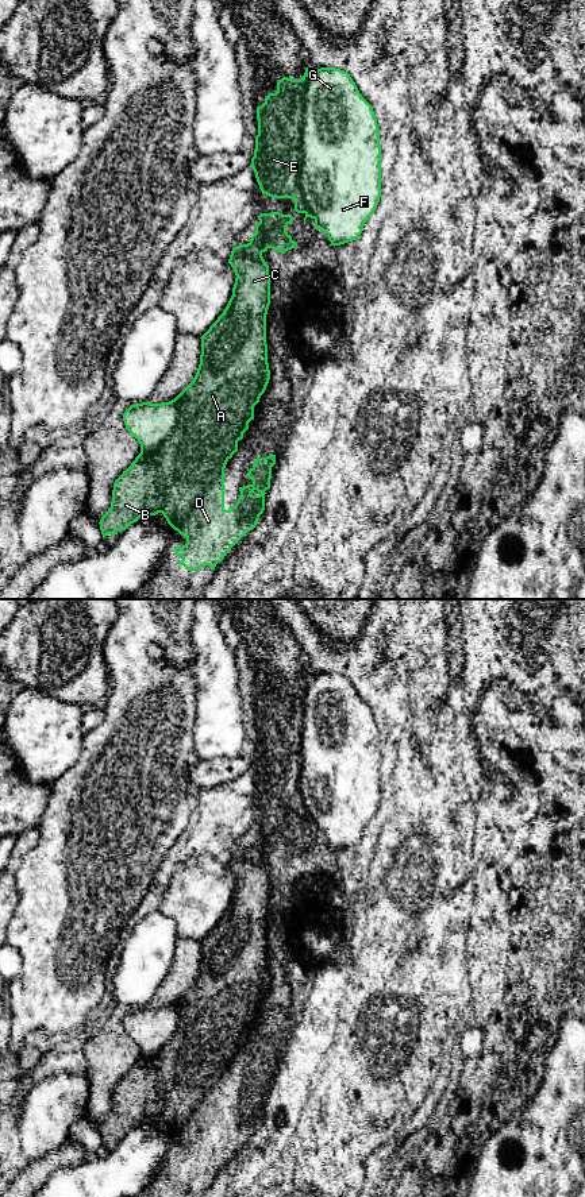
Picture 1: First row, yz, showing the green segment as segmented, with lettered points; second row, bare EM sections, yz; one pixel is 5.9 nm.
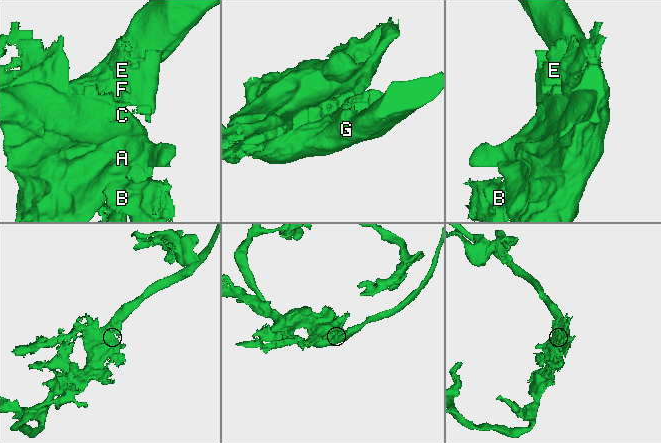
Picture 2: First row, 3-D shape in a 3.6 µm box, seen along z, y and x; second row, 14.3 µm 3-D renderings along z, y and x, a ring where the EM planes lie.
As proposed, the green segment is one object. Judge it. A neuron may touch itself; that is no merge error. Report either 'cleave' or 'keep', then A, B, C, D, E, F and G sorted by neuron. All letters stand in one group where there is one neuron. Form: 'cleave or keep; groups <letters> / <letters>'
cleave; groups A B C D F G / E

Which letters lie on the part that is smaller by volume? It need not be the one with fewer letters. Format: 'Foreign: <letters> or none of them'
Foreign: E

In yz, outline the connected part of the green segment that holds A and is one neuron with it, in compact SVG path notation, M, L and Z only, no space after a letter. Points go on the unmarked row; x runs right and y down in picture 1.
M250 854L243 862L230 862L228 868L236 880L232 900L223 918L200 942L200 969L193 985L169 1007L131 1009L123 1019L127 1035L141 1049L141 1058L115 1085L111 1112L99 1127L104 1143L108 1139L115 1140L118 1135L126 1135L141 1121L162 1117L168 1128L186 1142L186 1148L176 1151L174 1157L182 1162L176 1169L184 1170L188 1175L196 1175L204 1170L215 1174L224 1159L257 1131L265 1115L265 1096L270 1093L272 1071L276 1069L276 1059L257 1062L246 1078L253 1088L239 1092L238 1107L228 1115L224 1113L226 1069L238 1055L238 1046L243 1043L249 1027L254 1024L254 1011L259 1007L270 984L266 949L266 919L270 910L269 870L259 854Z

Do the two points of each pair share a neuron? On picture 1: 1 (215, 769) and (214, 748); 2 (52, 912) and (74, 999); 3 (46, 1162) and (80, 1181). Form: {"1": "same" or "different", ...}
{"1": "different", "2": "same", "3": "different"}

